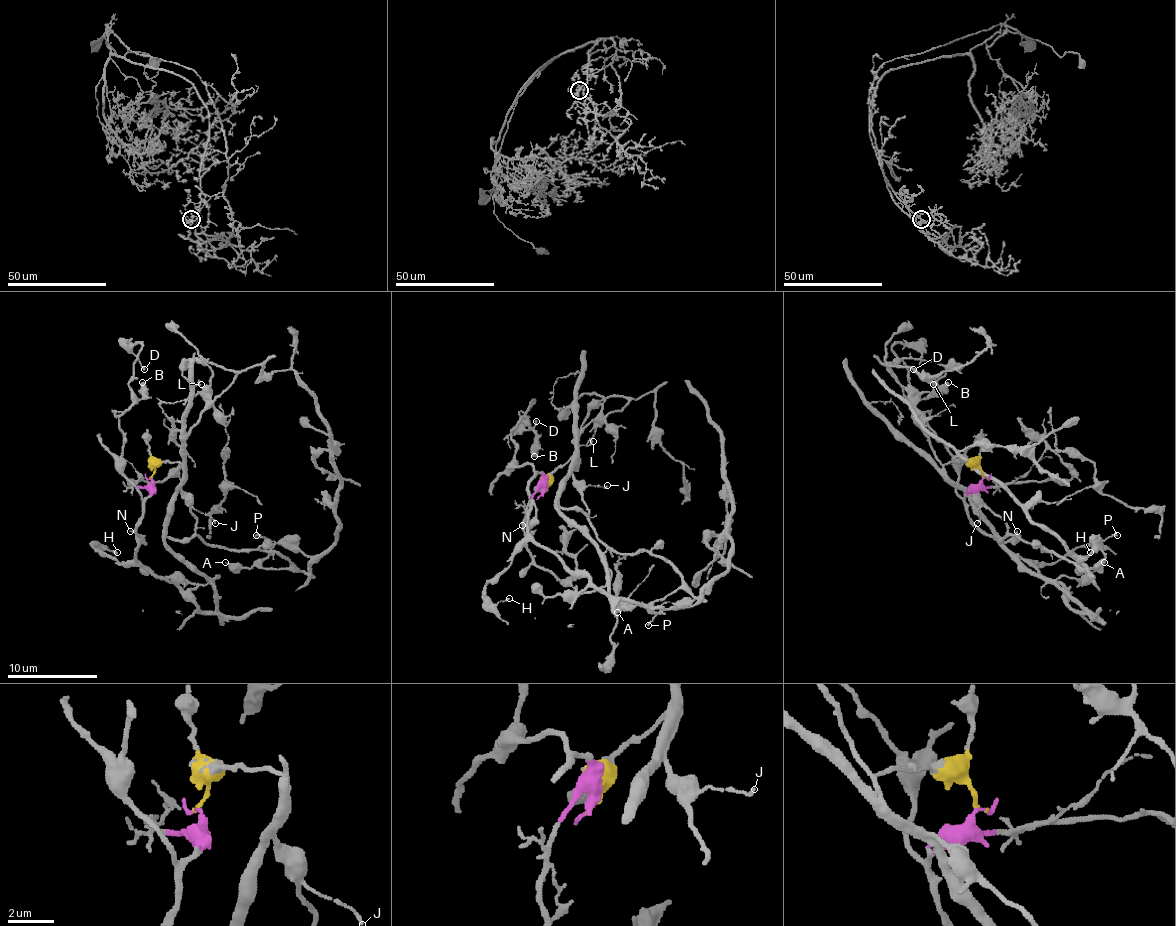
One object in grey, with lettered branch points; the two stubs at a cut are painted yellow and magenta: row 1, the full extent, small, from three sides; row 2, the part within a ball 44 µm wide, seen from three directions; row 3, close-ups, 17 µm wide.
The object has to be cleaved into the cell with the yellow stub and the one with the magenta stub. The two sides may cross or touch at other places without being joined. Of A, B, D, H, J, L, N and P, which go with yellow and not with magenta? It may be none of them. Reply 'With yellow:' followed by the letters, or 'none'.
With yellow: A, J, L, P

